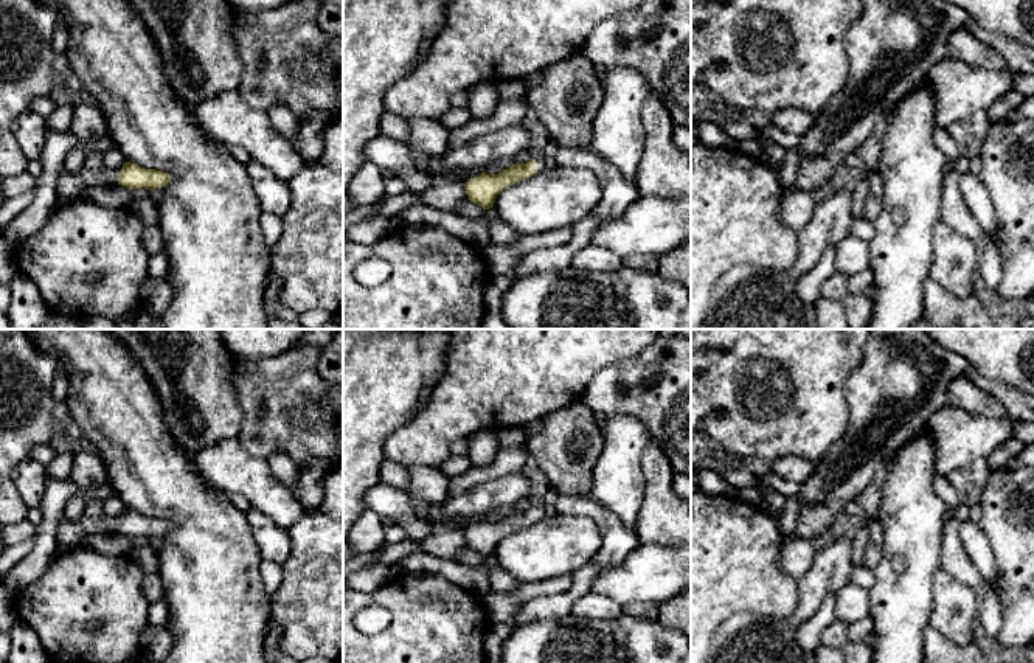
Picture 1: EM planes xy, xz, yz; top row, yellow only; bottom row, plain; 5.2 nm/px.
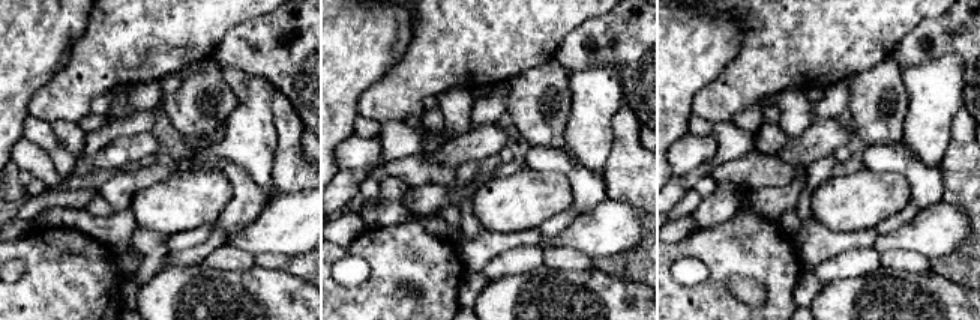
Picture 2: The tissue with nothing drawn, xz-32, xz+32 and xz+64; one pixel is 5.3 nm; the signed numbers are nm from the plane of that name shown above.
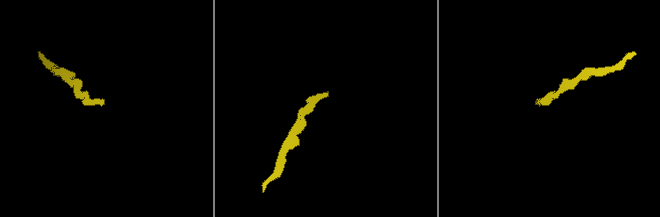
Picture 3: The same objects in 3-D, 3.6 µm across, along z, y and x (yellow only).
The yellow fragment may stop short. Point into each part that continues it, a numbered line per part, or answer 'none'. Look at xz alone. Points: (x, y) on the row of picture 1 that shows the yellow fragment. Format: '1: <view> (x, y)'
1: xz (542, 163)

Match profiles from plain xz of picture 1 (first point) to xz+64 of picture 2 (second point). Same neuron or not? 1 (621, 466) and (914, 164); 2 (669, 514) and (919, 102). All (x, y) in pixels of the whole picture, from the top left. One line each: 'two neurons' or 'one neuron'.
1: two neurons
2: two neurons

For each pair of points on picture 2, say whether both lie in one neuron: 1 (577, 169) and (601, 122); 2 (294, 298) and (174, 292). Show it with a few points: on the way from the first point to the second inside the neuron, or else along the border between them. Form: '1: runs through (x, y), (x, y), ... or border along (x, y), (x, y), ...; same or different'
1: border along (562, 146), (587, 167), (601, 173); different
2: runs through (264, 298), (204, 298); same

